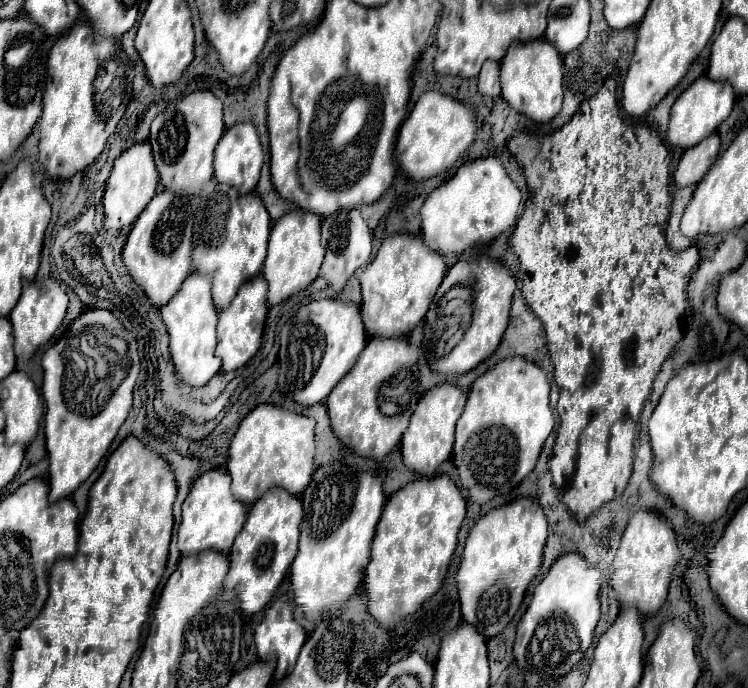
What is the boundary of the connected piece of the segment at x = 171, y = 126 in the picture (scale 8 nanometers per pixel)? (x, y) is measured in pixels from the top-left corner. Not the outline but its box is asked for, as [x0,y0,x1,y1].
[150,92,224,196]

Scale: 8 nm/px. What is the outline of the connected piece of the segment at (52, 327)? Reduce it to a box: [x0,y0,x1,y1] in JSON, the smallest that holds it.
[8,278,68,362]

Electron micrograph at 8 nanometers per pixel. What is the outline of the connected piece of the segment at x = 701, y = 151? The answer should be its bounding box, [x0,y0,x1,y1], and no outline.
[674,134,720,188]

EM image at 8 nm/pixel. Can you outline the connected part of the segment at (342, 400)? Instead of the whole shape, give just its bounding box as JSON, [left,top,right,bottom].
[326,338,424,462]

